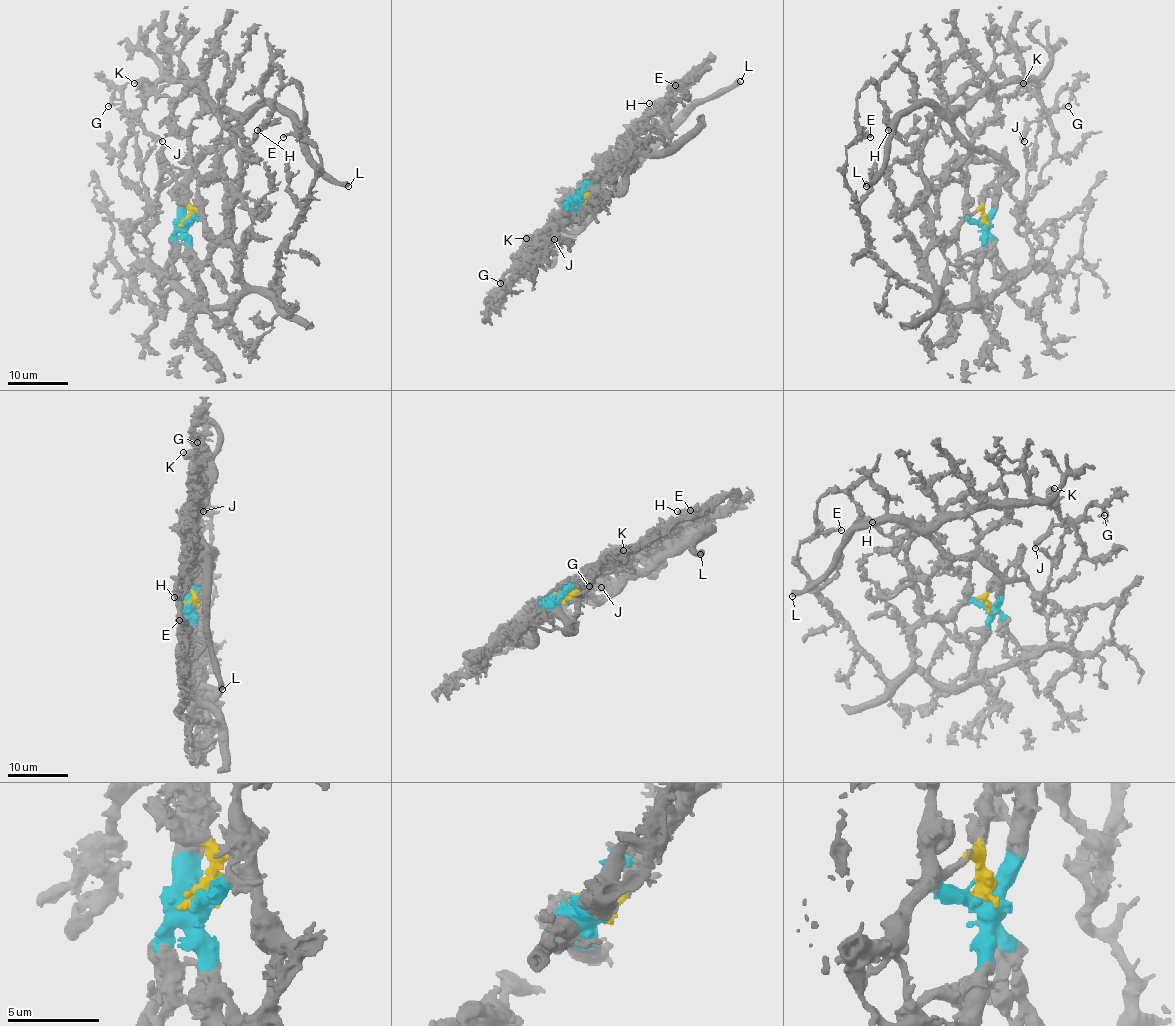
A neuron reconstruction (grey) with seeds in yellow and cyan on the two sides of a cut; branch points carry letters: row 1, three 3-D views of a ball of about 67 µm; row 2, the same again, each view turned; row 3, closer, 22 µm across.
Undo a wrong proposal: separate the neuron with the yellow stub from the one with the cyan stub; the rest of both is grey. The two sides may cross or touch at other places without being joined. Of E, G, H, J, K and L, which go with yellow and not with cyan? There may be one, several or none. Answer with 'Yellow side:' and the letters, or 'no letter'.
Yellow side: no letter

